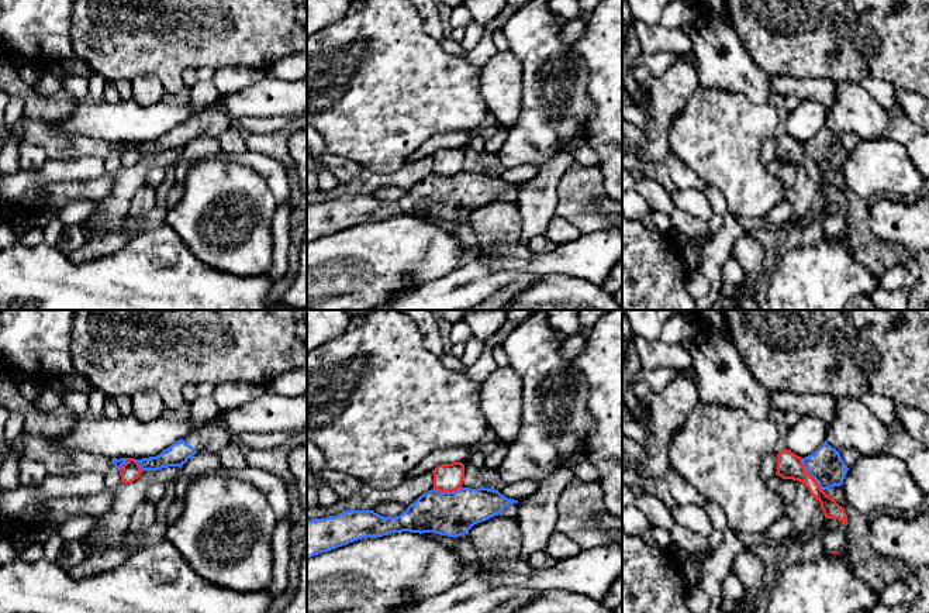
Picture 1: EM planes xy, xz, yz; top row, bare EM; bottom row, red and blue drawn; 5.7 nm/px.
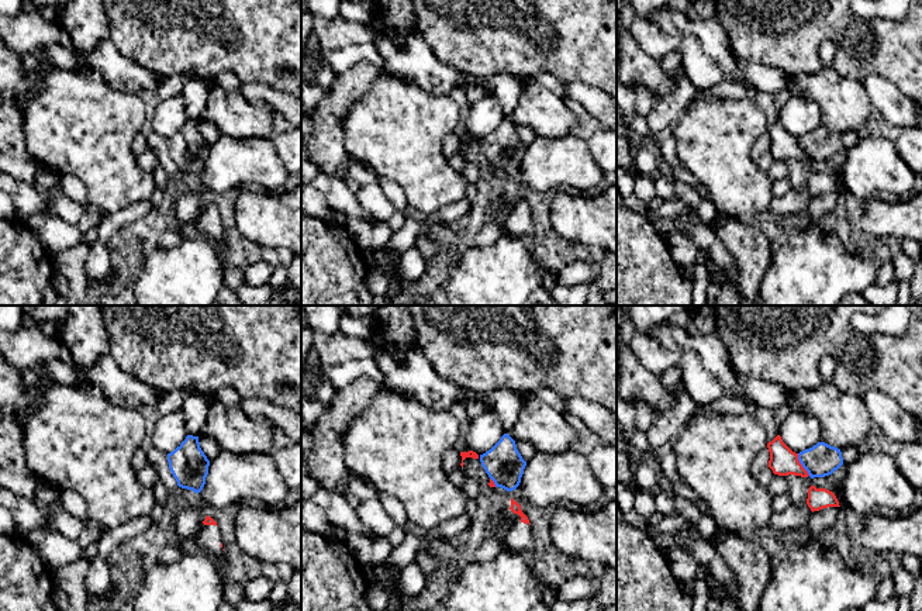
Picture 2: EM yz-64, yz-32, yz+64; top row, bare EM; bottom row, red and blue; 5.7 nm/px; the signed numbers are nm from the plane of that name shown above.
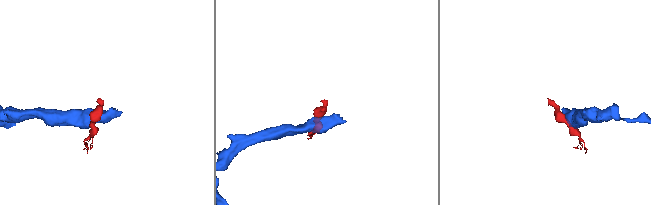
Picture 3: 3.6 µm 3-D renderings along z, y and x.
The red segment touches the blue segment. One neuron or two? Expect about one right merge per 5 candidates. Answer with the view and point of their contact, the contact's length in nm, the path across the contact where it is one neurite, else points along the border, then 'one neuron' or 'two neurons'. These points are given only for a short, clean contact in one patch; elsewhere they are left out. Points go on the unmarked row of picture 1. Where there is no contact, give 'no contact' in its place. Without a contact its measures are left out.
contact yz (810, 159); length 220 nm; border yz (801, 143), (804, 154), (822, 175); two neurons

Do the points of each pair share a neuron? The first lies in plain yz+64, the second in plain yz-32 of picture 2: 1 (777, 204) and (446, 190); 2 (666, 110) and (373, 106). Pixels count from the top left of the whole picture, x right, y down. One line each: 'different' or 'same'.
1: different
2: different

